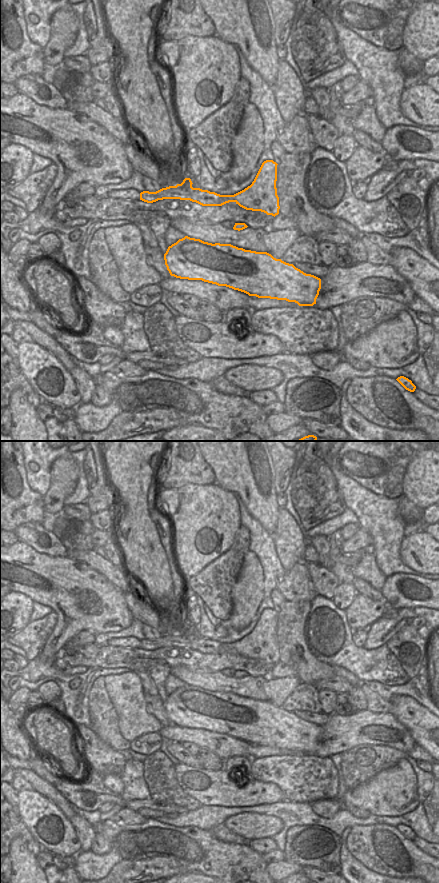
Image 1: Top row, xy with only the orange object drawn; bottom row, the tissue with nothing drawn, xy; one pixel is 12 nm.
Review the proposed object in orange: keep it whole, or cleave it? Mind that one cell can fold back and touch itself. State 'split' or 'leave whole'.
leave whole

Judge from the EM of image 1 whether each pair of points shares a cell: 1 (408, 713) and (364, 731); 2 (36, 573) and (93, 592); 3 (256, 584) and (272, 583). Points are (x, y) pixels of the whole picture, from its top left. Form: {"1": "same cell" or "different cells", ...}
{"1": "different cells", "2": "same cell", "3": "different cells"}

